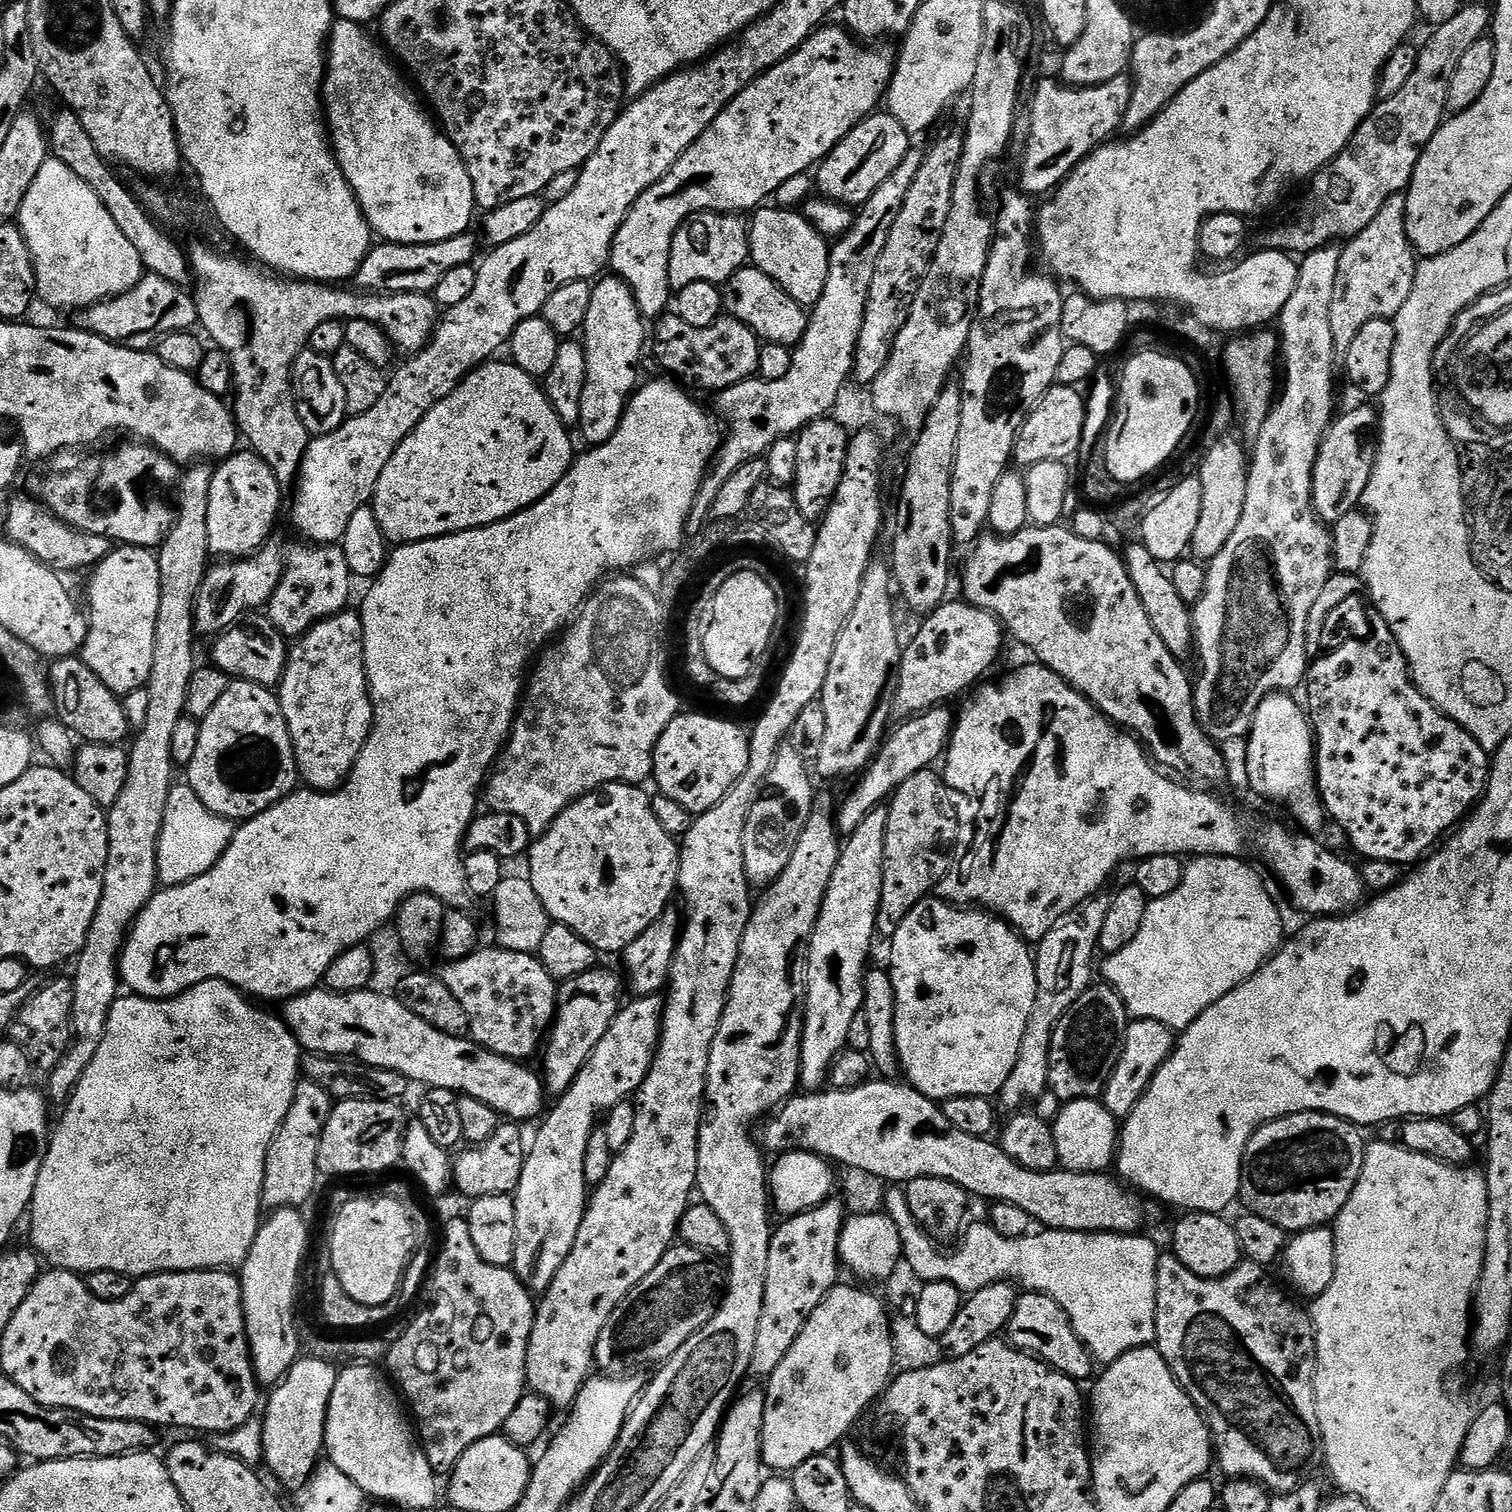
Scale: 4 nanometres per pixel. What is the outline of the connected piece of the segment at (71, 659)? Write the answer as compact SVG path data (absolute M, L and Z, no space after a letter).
M62 656L51 661L48 678L52 682L55 715L81 741L90 744L123 745L130 729L121 697L107 689L90 666L76 656Z

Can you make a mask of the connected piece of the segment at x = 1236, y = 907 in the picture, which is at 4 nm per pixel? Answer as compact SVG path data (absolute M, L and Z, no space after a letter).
M1240 858L1197 859L1195 861L1196 868L1189 867L1187 869L1186 875L1182 878L1182 886L1178 886L1178 890L1174 890L1174 894L1166 894L1164 900L1156 900L1149 905L1148 917L1142 922L1142 930L1138 930L1138 938L1134 938L1134 942L1130 942L1130 946L1126 946L1122 951L1113 952L1107 957L1106 983L1120 995L1132 1020L1157 1020L1173 1030L1188 1028L1207 1008L1214 1006L1214 1002L1218 1002L1218 998L1226 998L1226 994L1230 994L1230 990L1234 990L1242 982L1249 980L1267 960L1271 960L1279 952L1280 945L1286 939L1284 924L1280 921L1280 912L1276 909L1276 904L1272 901L1267 886L1260 884L1259 878L1252 876L1251 870L1244 868L1242 861L1243 859Z

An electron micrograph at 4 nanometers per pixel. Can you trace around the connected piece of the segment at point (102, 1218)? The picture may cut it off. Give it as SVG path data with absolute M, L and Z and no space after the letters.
M225 980L198 982L198 986L186 990L180 996L171 996L169 1000L147 1000L144 996L135 994L124 994L117 998L110 1010L110 1018L106 1022L106 1034L98 1046L98 1054L94 1054L90 1066L86 1066L78 1086L72 1091L72 1095L66 1104L68 1109L65 1110L64 1117L60 1120L60 1125L57 1128L55 1125L54 1135L51 1137L44 1165L38 1174L38 1182L34 1186L30 1209L30 1220L32 1216L32 1241L30 1241L30 1244L47 1263L48 1260L52 1263L49 1265L53 1269L77 1274L87 1274L98 1270L118 1270L118 1274L139 1278L153 1276L159 1272L202 1272L205 1268L232 1270L243 1264L245 1258L250 1254L250 1246L254 1246L254 1238L258 1234L262 1223L260 1195L262 1194L262 1182L264 1181L264 1171L266 1170L266 1154L273 1138L278 1134L282 1122L286 1118L290 1106L294 1102L296 1085L302 1079L302 1049L300 1043L296 1041L294 1034L288 1029L288 1025L284 1023L279 1015L271 1016L270 1013L263 1012L262 1009L255 1008L255 1006L260 1007L253 1003L245 993L237 990L233 984L228 984Z

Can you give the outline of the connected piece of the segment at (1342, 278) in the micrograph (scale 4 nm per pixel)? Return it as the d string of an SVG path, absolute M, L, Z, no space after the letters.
M1404 194L1386 198L1370 226L1340 248L1334 302L1330 306L1330 330L1334 330L1337 353L1350 350L1350 342L1358 338L1366 322L1395 318L1406 298L1410 298L1410 290L1414 290L1418 253L1406 234L1407 201Z

